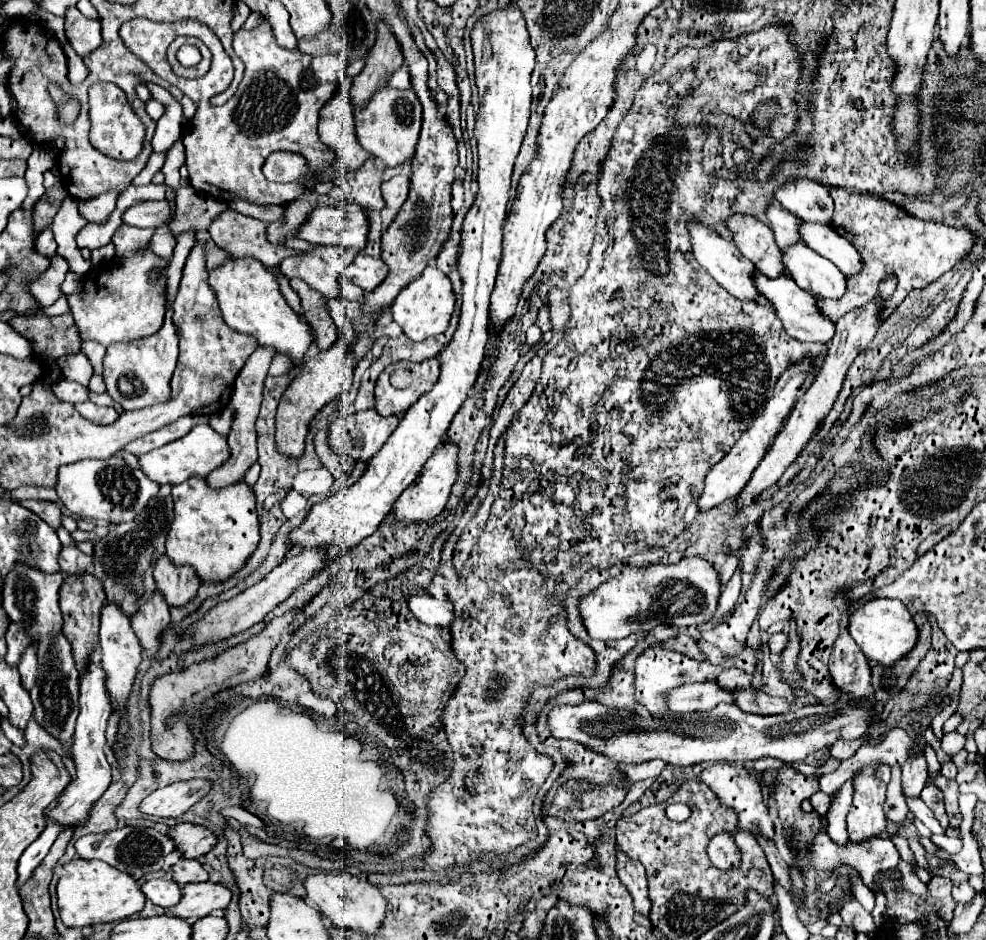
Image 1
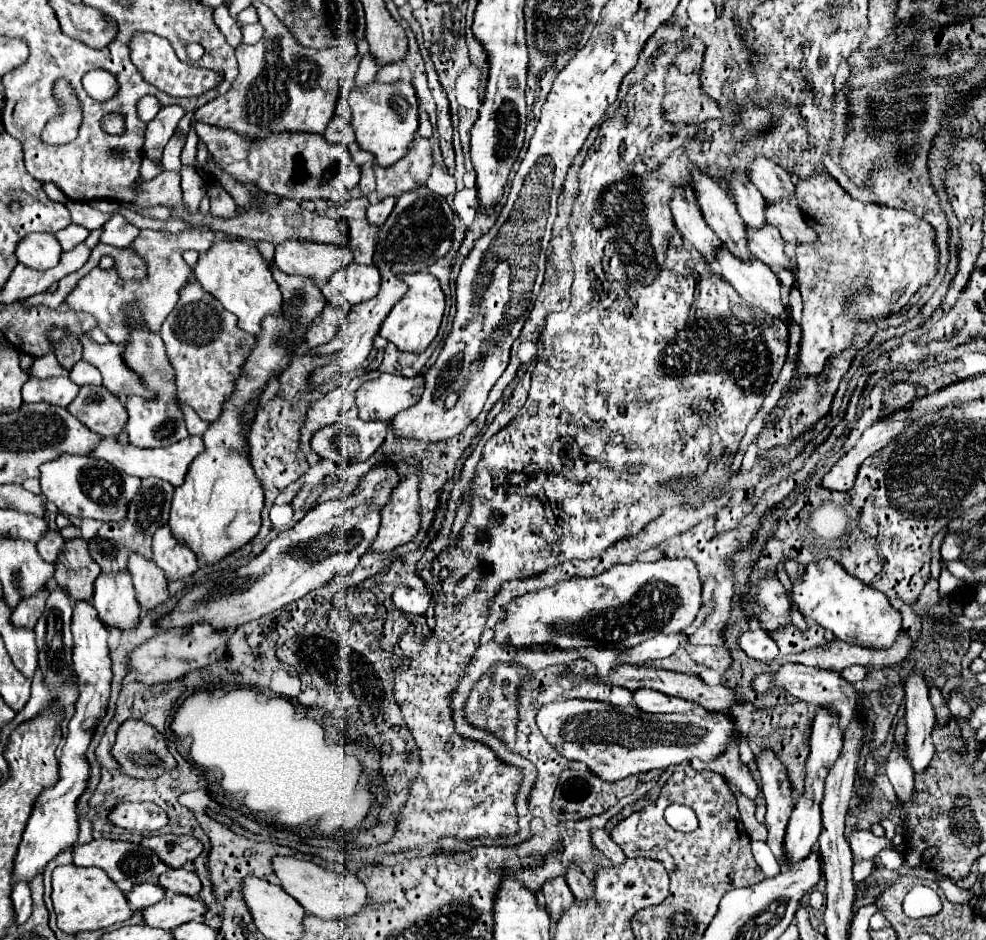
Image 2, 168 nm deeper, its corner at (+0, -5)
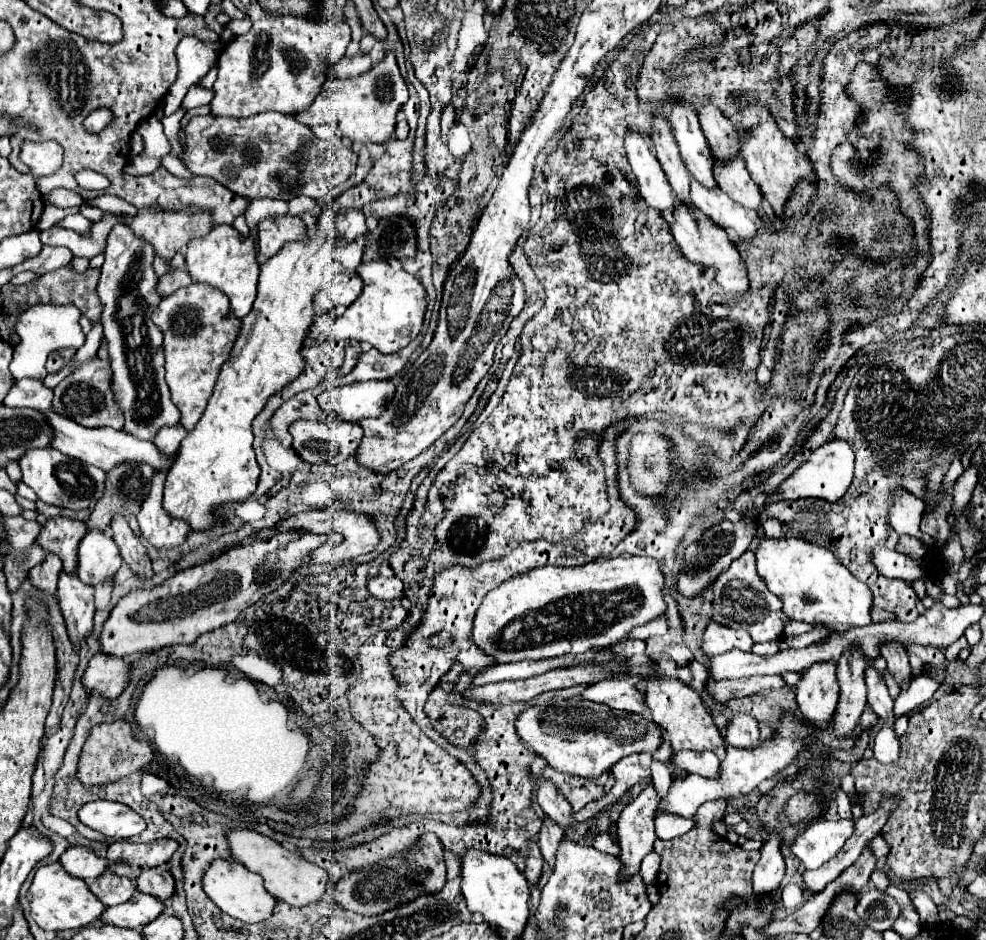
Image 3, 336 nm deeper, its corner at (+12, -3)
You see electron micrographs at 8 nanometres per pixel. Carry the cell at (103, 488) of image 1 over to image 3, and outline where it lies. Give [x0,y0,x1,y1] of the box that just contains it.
[21,448,105,510]

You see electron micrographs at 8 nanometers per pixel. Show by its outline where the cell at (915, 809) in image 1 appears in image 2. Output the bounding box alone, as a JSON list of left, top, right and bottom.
[885,746,913,802]

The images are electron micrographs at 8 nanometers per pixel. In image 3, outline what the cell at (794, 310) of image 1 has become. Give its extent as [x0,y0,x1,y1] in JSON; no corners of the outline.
[669,202,749,296]

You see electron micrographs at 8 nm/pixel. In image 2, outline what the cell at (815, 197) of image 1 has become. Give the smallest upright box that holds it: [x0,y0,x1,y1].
[749,158,795,200]

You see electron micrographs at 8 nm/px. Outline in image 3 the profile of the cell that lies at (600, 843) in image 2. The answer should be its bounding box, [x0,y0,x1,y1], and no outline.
[537,780,575,828]

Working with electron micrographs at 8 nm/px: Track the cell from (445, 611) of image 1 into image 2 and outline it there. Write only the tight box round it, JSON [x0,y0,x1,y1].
[393,586,431,616]

